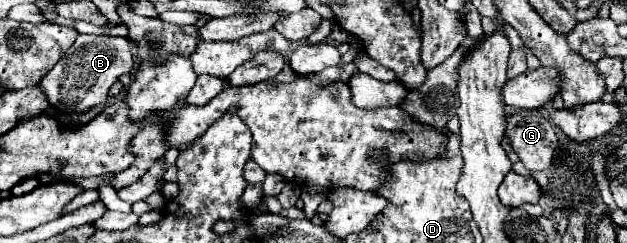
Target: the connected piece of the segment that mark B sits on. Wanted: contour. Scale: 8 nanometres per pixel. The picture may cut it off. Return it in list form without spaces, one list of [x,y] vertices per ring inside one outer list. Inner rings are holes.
[[[80,36],[58,64],[40,82],[52,106],[66,112],[84,112],[106,100],[110,86],[120,74],[132,72],[134,42],[128,38],[110,36]]]

